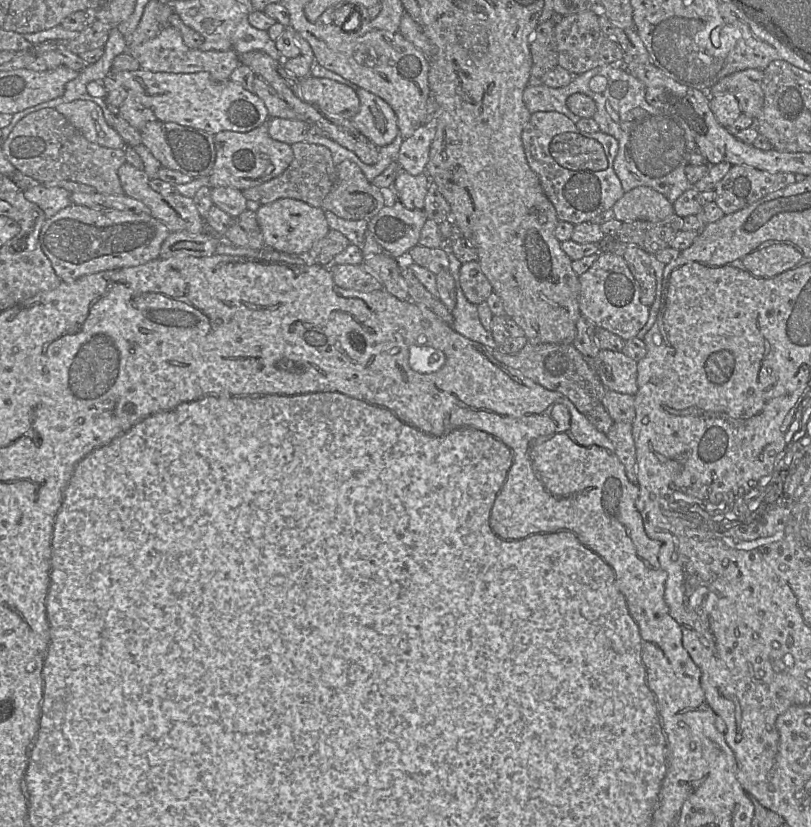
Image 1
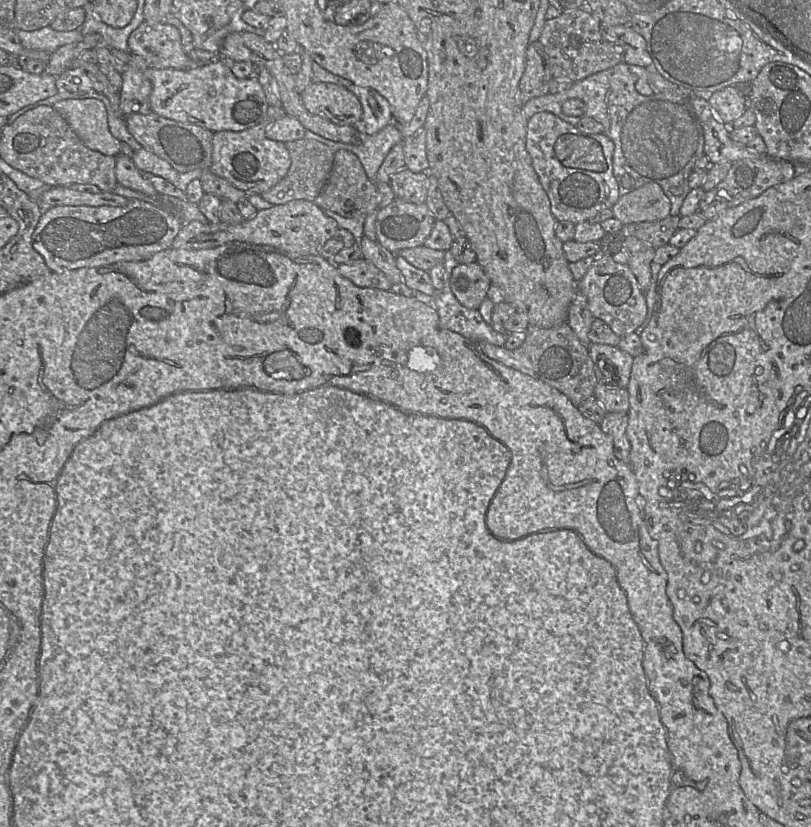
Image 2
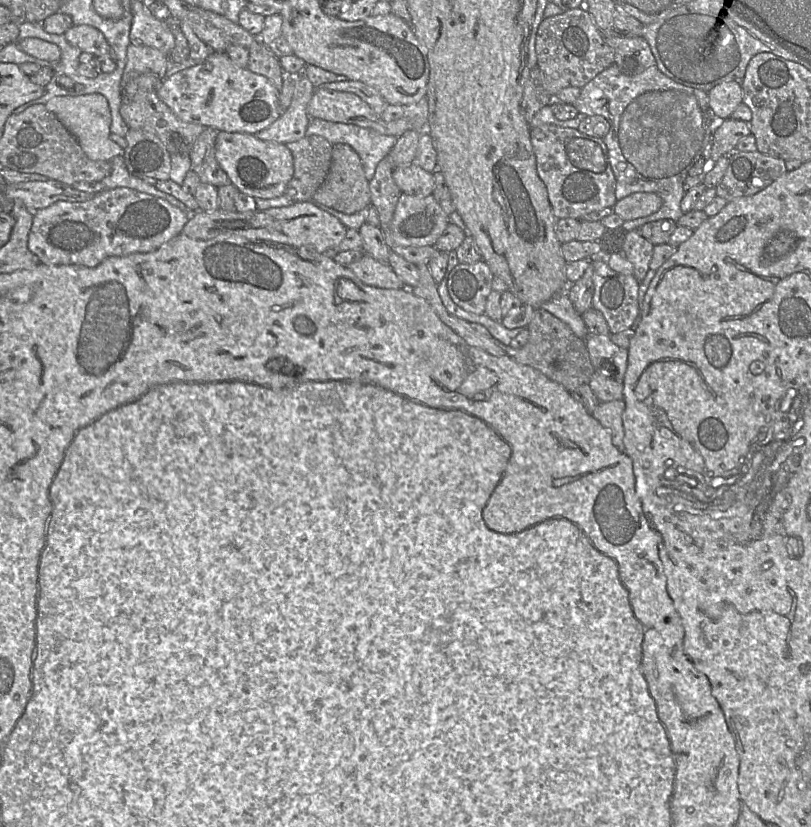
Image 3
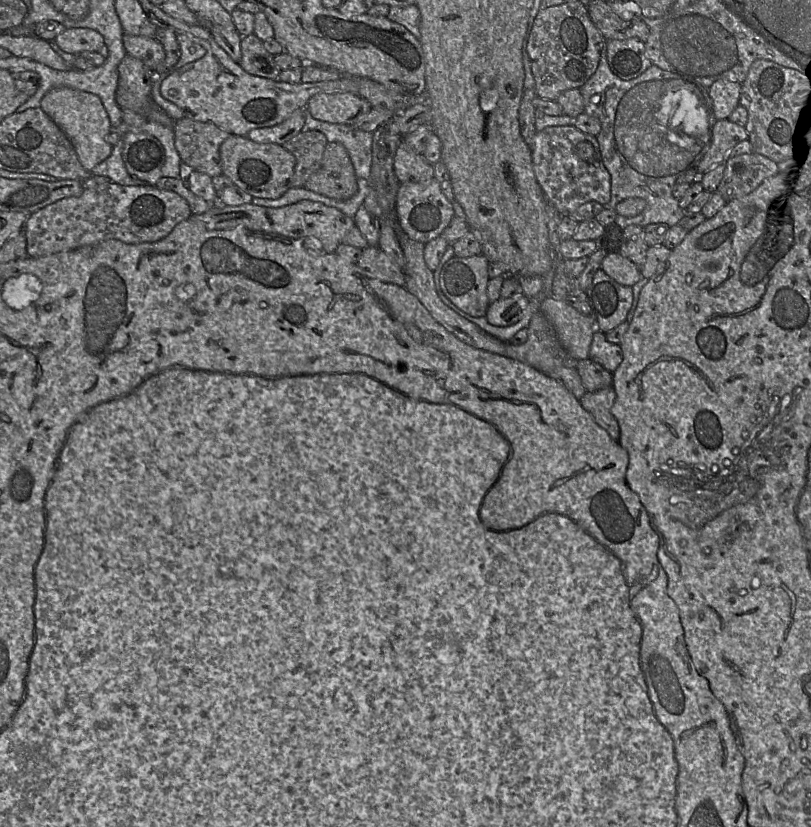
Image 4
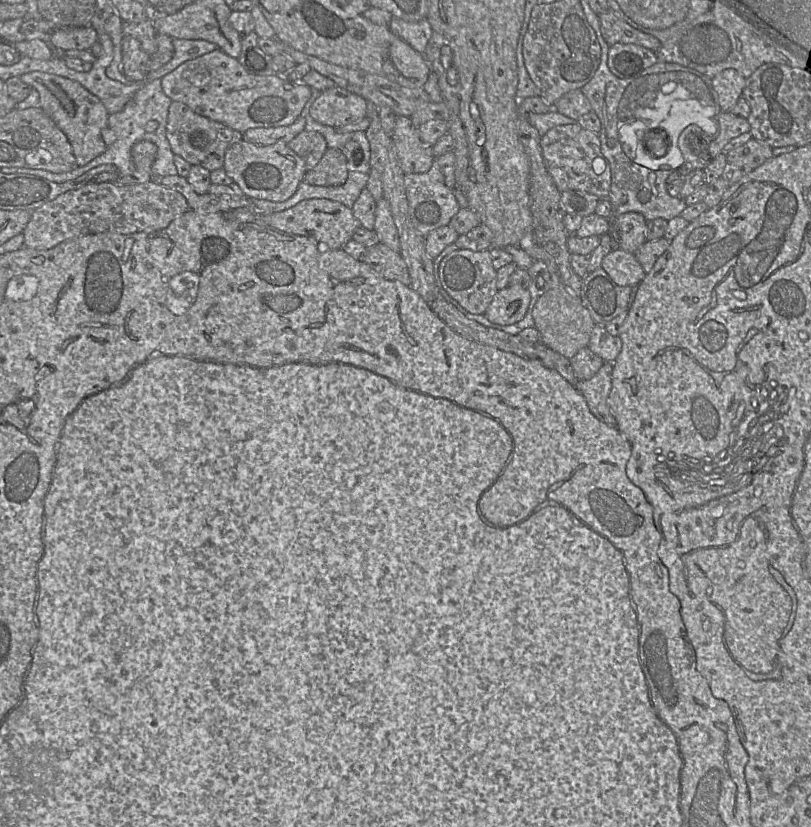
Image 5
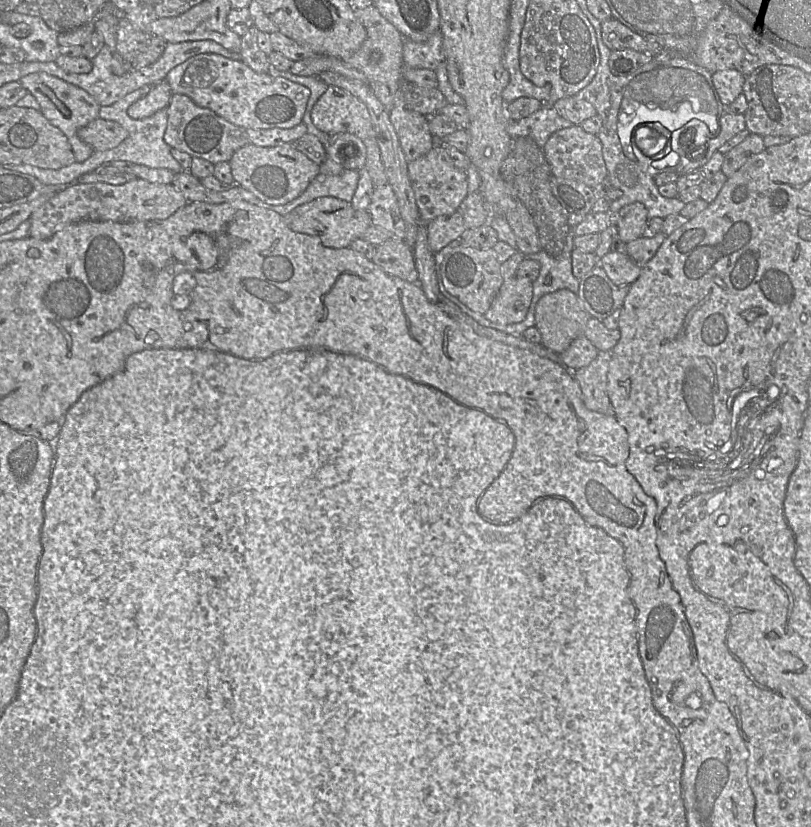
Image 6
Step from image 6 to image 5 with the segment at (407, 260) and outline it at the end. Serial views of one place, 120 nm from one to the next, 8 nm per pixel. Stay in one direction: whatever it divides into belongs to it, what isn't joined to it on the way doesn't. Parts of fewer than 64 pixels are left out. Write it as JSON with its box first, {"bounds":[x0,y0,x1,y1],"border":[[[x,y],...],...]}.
{"bounds":[365,243,410,286],"border":[[[378,243],[368,249],[365,262],[385,279],[410,286],[409,271],[400,252],[393,251],[383,243]]]}

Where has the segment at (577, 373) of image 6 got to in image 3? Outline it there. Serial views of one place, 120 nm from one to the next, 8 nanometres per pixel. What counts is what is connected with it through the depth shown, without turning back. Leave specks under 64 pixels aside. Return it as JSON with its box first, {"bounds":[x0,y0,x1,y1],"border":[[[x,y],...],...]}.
{"bounds":[592,400,625,452],"border":[[[613,400],[610,402],[600,402],[592,416],[604,426],[611,434],[612,443],[620,452],[625,452],[623,443],[623,413],[625,410],[624,400]]]}

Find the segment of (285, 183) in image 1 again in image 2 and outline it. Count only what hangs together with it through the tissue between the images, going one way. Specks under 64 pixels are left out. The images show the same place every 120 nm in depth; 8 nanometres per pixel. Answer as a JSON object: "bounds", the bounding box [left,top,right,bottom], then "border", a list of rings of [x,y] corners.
{"bounds":[261,137,334,205],"border":[[[306,137],[285,143],[291,158],[291,166],[287,174],[261,196],[272,205],[285,204],[291,200],[303,199],[314,201],[321,193],[330,177],[334,153],[329,146]]]}

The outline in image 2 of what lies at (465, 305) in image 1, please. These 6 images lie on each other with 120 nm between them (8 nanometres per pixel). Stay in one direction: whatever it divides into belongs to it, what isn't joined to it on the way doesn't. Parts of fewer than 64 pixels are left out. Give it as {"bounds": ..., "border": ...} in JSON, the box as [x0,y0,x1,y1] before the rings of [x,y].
{"bounds":[429,276,508,346],"border":[[[443,276],[444,287],[429,299],[438,312],[440,325],[473,341],[485,341],[504,346],[508,334],[495,331],[487,324],[478,309],[464,307],[454,296],[450,279]]]}

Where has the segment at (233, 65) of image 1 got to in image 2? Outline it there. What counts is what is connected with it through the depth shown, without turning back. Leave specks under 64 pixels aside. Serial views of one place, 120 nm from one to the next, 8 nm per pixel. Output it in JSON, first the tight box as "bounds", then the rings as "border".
{"bounds":[128,20,206,70],"border":[[[144,20],[128,38],[129,52],[143,57],[148,67],[156,69],[186,70],[199,67],[206,63],[198,63],[184,52],[178,29],[163,22],[148,22]]]}

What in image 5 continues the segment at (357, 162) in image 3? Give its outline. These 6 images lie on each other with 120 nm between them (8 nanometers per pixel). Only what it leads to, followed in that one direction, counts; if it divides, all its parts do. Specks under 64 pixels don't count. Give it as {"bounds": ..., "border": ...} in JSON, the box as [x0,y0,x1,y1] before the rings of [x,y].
{"bounds":[303,148,348,186],"border":[[[327,148],[318,164],[306,172],[303,182],[314,186],[340,186],[348,178],[346,158],[336,148]]]}

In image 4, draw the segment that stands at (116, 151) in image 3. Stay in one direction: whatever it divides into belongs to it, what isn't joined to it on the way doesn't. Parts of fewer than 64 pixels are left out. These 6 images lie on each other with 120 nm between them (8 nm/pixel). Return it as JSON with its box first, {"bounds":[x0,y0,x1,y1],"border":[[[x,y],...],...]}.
{"bounds":[40,87,113,171],"border":[[[55,87],[43,96],[40,107],[67,135],[86,170],[90,171],[110,156],[113,146],[106,141],[106,136],[112,127],[97,95],[69,87]]]}

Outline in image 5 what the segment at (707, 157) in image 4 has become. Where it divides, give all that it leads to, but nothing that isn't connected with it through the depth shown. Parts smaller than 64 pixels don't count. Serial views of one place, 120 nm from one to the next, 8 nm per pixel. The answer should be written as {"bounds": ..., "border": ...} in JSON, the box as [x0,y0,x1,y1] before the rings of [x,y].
{"bounds":[707,112,750,160],"border":[[[720,112],[718,115],[718,133],[707,145],[710,160],[724,152],[731,139],[750,131],[750,125],[746,118],[734,115],[731,112]]]}

